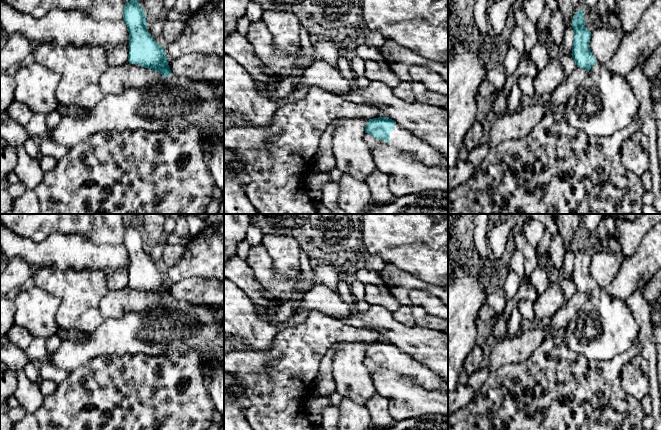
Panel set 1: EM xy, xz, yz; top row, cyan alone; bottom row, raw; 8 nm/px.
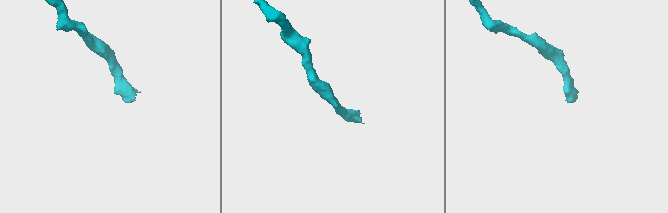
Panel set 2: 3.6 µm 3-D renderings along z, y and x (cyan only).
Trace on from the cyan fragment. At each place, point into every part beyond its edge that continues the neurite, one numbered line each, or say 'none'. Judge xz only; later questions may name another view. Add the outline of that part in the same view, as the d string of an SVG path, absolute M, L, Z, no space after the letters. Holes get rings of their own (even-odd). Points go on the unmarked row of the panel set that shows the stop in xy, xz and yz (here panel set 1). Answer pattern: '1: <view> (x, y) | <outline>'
1: xz (401, 362) | M398 347L395 348L394 354L390 356L390 365L388 367L382 363L374 362L368 357L365 357L364 364L371 375L379 368L386 368L398 374L412 377L415 383L427 390L446 392L448 394L448 382Z

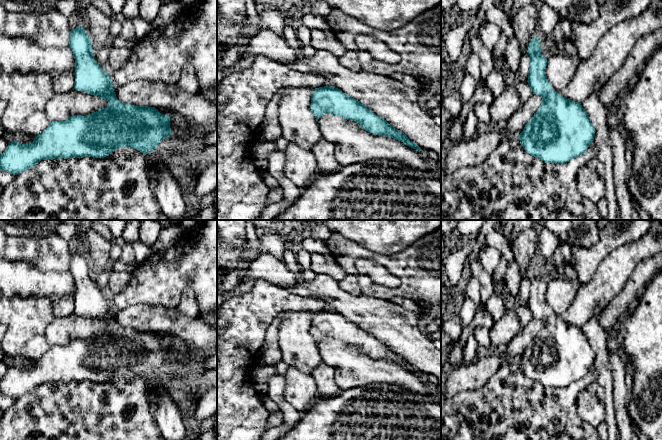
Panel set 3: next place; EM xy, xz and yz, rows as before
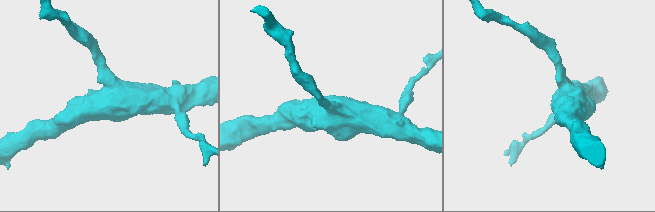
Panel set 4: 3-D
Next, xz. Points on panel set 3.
none

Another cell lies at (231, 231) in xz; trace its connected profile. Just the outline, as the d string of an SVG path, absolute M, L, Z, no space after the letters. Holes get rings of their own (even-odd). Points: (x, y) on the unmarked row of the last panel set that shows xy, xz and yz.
M217 220L220 239L235 246L246 242L246 220Z

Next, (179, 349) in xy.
M155 331L161 338L170 340L171 356L178 360L180 358L189 361L194 357L194 351L179 336L165 331Z

